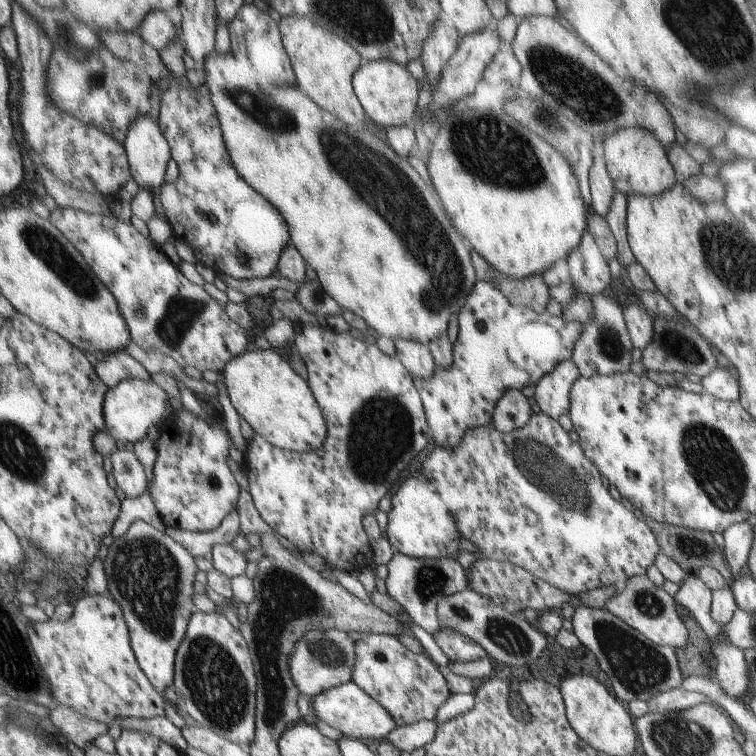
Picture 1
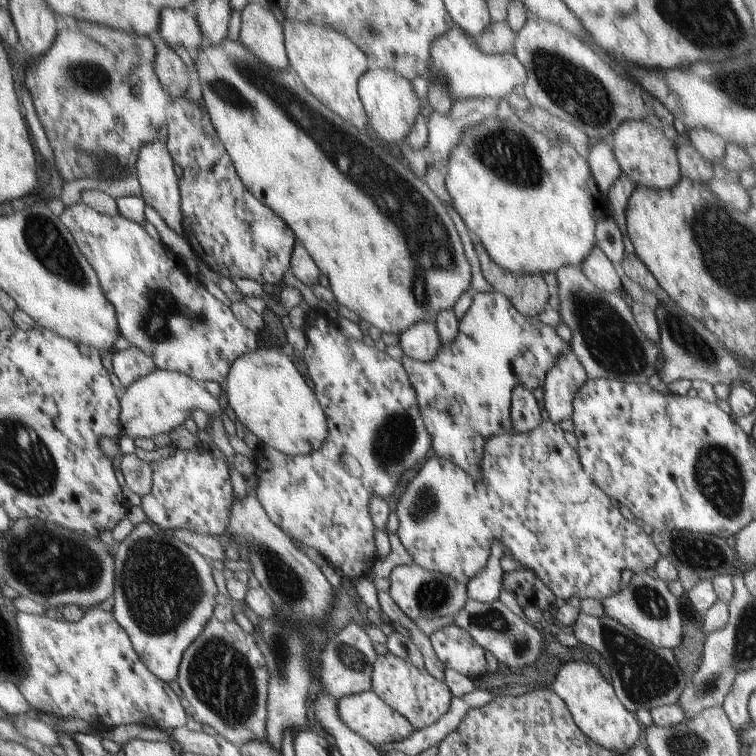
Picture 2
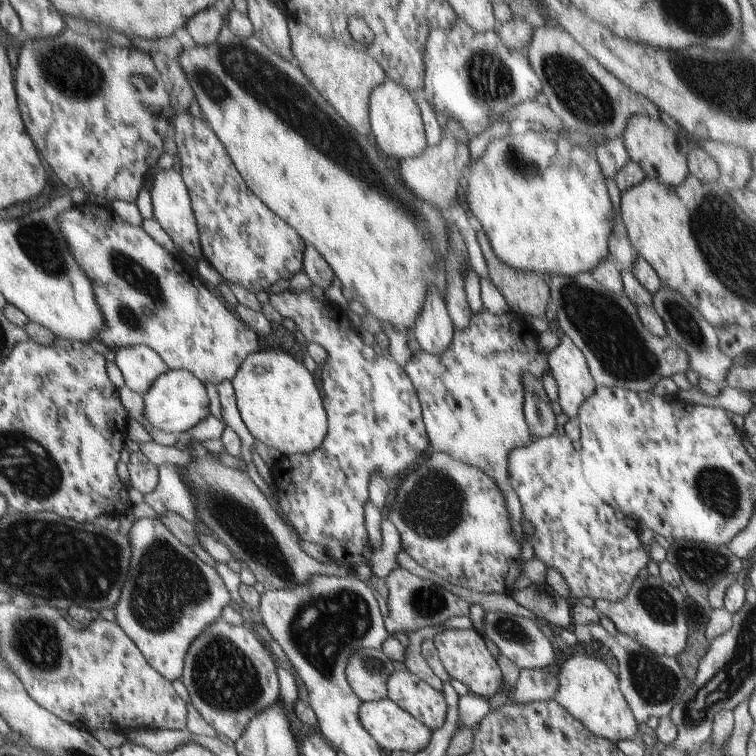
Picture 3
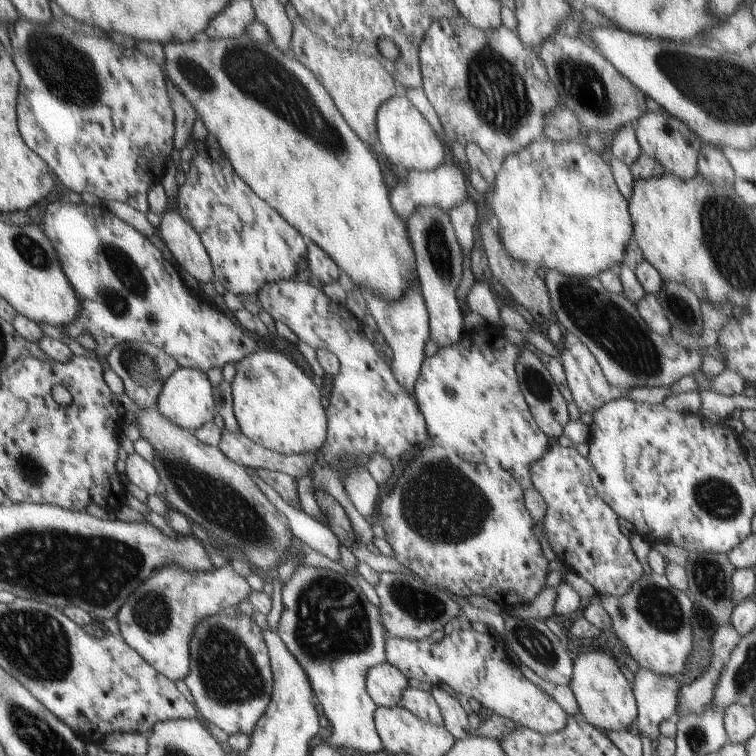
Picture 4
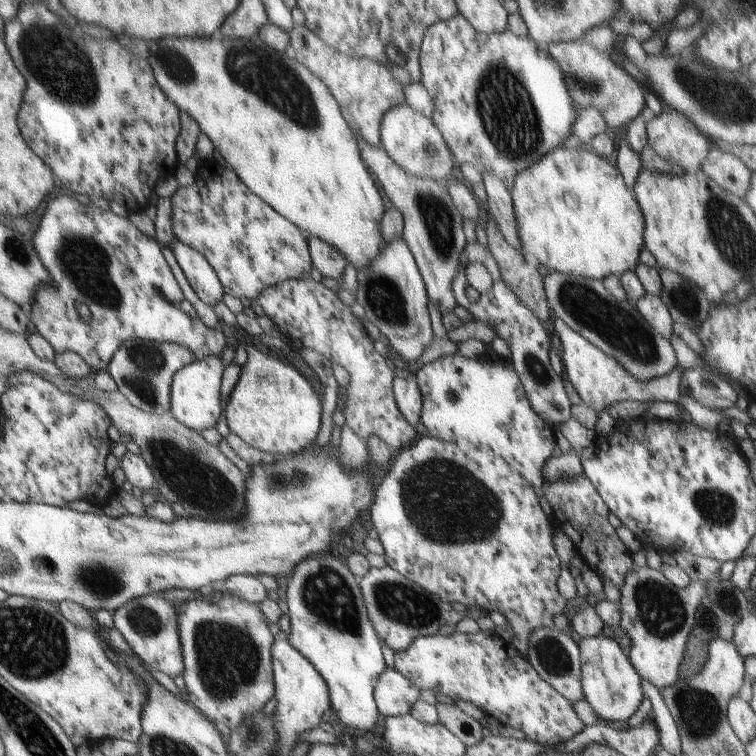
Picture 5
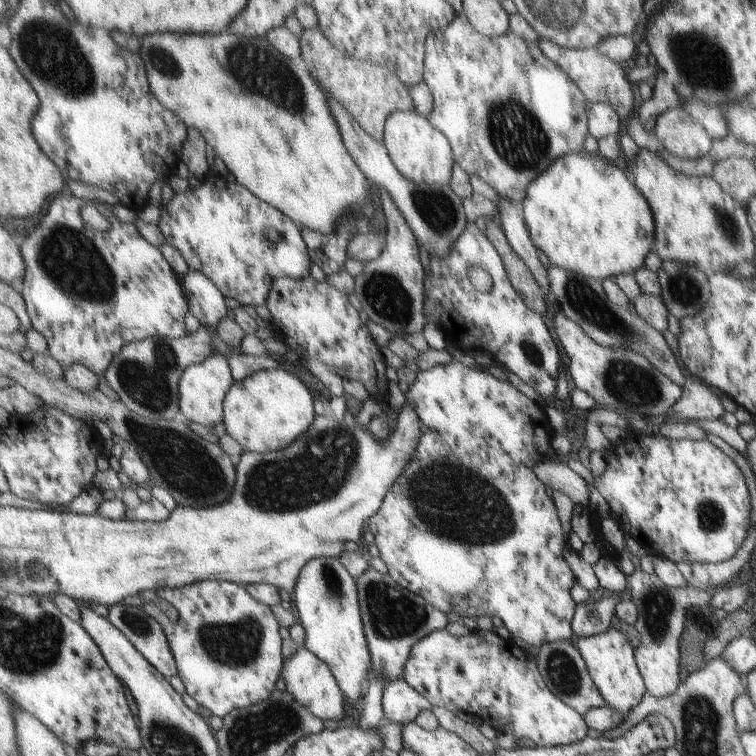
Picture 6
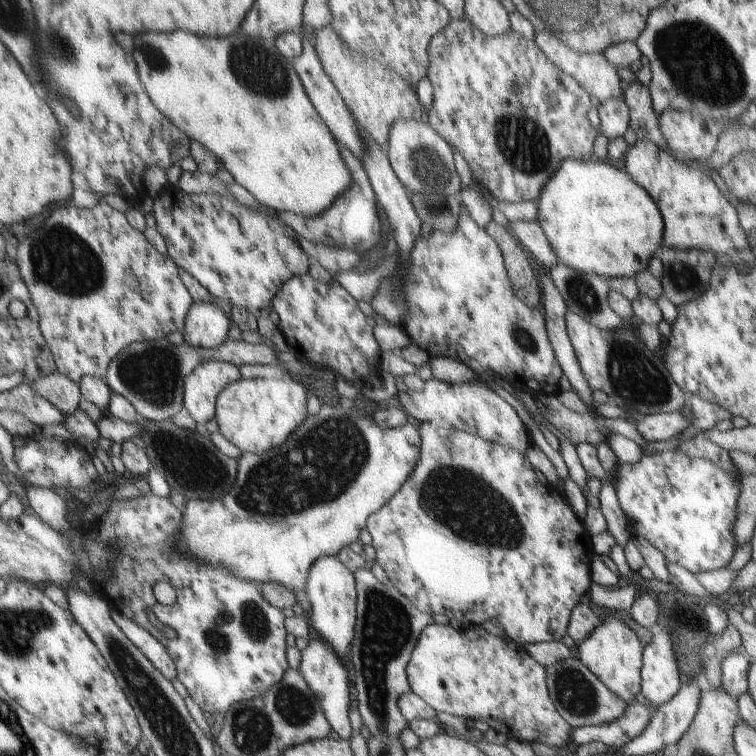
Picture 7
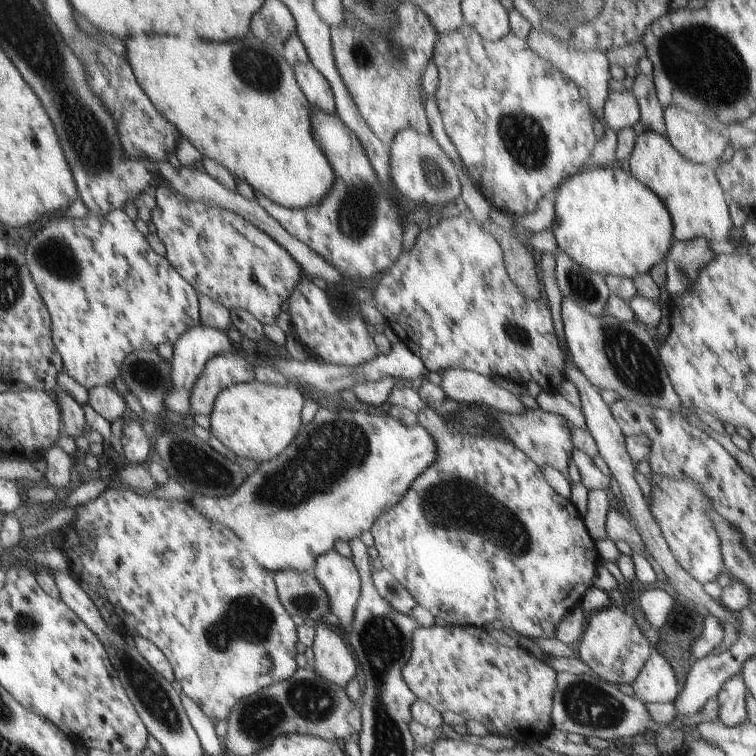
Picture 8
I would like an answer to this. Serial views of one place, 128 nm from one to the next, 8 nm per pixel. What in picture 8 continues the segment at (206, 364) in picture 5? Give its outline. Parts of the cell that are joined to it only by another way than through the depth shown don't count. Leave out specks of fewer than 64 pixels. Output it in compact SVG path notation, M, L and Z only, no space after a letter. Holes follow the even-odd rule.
M226 352L212 357L192 389L191 413L208 416L214 412L215 401L224 389L254 380L252 366L237 353Z

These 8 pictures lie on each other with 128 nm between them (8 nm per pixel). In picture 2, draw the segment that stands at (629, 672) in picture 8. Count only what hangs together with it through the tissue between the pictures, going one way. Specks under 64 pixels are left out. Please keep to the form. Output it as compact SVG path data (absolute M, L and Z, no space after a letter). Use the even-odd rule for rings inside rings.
M584 661L567 662L559 670L549 689L560 695L564 702L568 702L568 710L571 711L572 718L580 730L600 746L623 754L626 750L632 749L632 746L636 746L638 740L642 740L640 726L634 718L634 713L630 714L624 702L616 698L615 687L610 686L602 678L602 674L594 664L586 664Z

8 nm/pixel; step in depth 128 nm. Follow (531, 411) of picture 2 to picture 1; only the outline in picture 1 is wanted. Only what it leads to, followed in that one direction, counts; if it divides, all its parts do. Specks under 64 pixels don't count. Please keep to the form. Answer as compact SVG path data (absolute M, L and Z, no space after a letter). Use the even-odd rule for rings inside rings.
M511 390L499 401L494 411L493 426L504 433L526 426L530 421L532 403L521 390Z

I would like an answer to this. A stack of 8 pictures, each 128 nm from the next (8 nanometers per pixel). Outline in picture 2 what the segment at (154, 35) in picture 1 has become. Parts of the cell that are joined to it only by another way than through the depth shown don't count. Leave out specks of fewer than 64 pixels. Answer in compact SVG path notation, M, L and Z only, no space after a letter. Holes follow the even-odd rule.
M192 8L164 10L163 24L160 30L156 30L157 38L171 49L178 44L190 50L204 46L205 39L196 18L198 16Z

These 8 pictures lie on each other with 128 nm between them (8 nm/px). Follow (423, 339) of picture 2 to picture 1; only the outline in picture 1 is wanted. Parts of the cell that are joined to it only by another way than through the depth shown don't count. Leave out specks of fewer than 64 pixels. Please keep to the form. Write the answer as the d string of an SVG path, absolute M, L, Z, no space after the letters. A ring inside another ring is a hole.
M396 338L395 340L396 356L404 366L420 376L428 378L436 372L435 359L428 345L420 344L416 340L406 340L406 338Z

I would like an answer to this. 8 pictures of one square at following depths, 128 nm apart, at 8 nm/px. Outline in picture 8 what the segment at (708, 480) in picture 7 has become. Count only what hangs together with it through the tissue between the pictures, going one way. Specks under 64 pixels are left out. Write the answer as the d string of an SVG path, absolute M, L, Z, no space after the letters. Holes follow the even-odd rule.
M651 472L649 483L652 487L650 511L664 534L664 540L674 554L676 562L684 568L686 574L690 574L702 586L710 580L716 580L716 576L725 570L725 567L720 552L720 540L718 536L714 536L716 528L708 516L708 512L713 510L711 499L692 478L673 479Z

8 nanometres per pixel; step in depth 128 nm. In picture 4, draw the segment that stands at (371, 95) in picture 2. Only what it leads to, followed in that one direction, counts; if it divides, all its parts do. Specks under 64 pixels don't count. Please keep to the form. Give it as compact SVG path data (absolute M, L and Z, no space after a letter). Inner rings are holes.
M405 94L396 95L381 107L378 114L378 134L382 154L393 167L400 170L436 170L450 156L448 144L436 136L434 128Z

